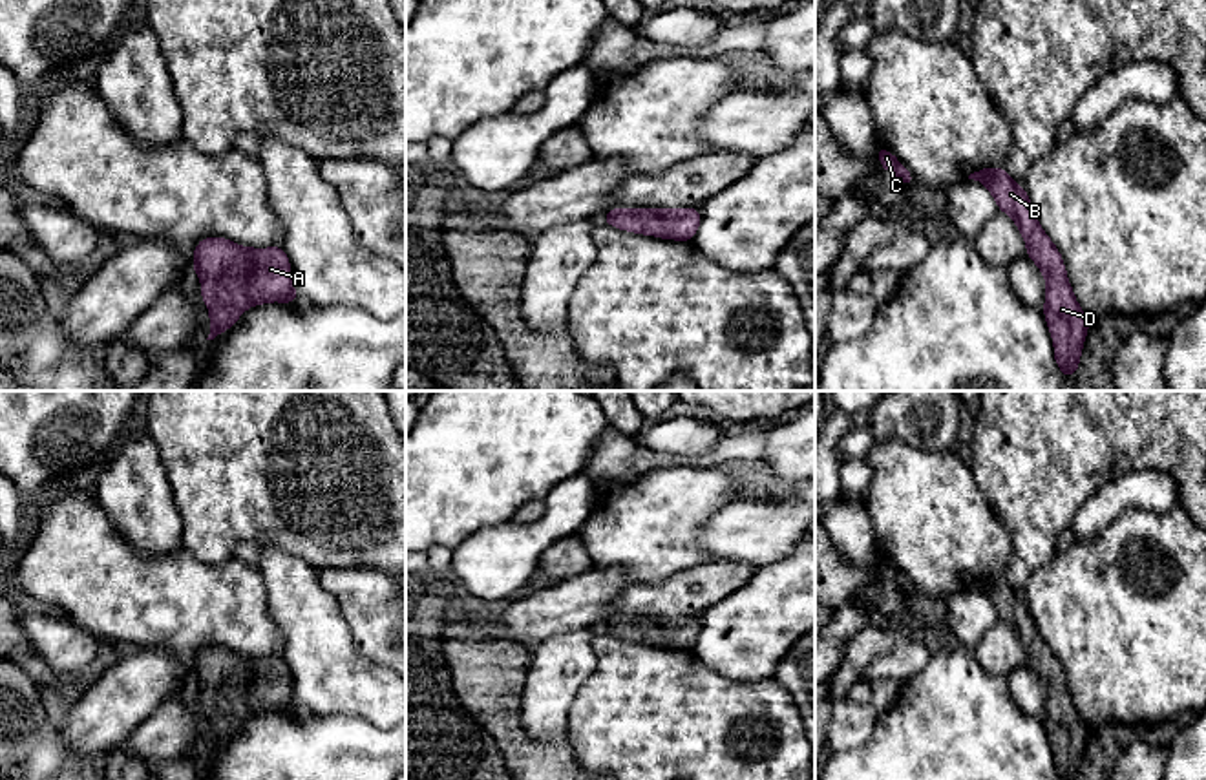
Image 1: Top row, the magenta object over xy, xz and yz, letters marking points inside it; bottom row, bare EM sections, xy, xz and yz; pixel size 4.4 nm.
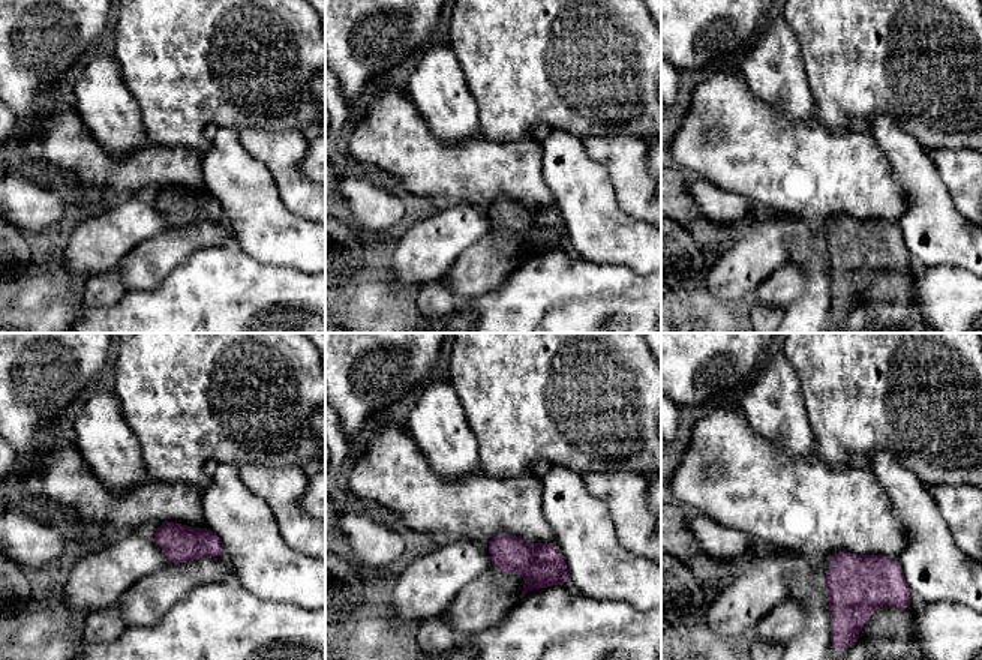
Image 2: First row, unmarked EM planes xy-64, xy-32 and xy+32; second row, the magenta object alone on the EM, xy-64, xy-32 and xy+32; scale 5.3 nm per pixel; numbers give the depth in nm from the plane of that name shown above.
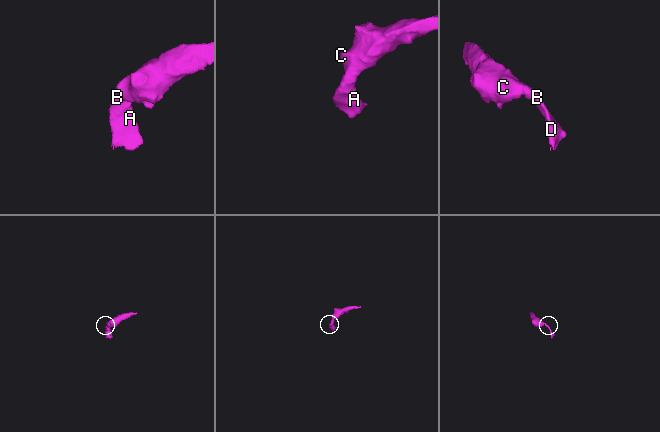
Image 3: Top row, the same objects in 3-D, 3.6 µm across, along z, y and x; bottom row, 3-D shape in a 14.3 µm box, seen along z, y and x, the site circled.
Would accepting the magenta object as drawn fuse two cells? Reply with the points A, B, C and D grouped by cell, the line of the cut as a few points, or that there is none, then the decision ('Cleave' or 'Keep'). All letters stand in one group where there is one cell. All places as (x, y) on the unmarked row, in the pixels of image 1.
Groups: A B C D. No split. Keep

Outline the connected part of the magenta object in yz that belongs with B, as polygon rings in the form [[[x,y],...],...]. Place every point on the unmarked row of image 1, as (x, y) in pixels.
[[[983,577],[970,583],[968,588],[983,592],[994,605],[998,617],[1018,634],[1027,652],[1027,665],[1045,685],[1043,725],[1054,751],[1054,769],[1060,780],[1076,780],[1091,729],[1076,712],[1063,669],[1042,639],[1023,596],[1016,594],[1003,577]]]

